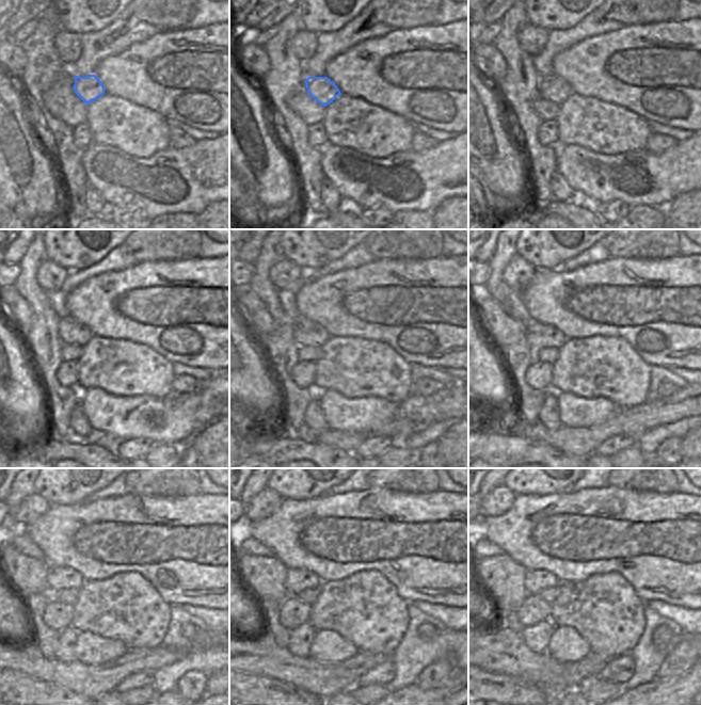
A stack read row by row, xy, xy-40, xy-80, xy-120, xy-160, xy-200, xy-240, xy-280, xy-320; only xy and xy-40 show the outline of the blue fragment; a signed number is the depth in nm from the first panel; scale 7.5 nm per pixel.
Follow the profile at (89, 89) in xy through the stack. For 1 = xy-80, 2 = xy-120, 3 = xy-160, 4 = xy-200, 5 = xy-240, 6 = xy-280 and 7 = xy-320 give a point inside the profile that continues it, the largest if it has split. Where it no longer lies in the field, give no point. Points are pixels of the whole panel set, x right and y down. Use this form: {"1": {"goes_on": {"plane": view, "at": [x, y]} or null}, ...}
{"1": {"goes_on": {"plane": "xy-80", "at": [554, 89]}}, "2": {"goes_on": {"plane": "xy-120", "at": [70, 331]}}, "3": {"goes_on": {"plane": "xy-160", "at": [305, 332]}}, "4": {"goes_on": {"plane": "xy-200", "at": [539, 336]}}, "5": {"goes_on": {"plane": "xy-240", "at": [58, 578]}}, "6": {"goes_on": {"plane": "xy-280", "at": [297, 580]}}, "7": {"goes_on": {"plane": "xy-320", "at": [536, 580]}}}

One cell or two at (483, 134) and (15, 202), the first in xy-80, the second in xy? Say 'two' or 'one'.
one

